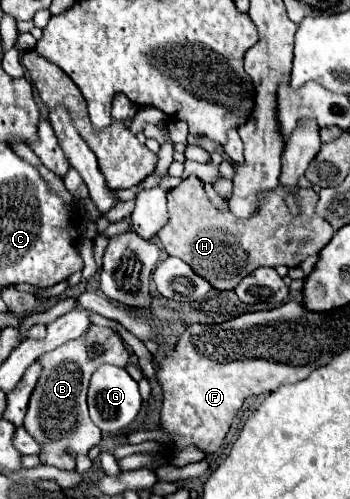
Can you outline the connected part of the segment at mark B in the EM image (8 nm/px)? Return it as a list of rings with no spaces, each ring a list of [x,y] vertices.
[[[92,325],[78,339],[62,343],[54,351],[48,351],[36,359],[42,367],[42,373],[28,403],[24,429],[42,445],[42,451],[38,455],[42,465],[52,465],[58,469],[76,469],[76,457],[88,455],[90,447],[100,443],[102,433],[88,417],[86,407],[88,381],[100,365],[110,363],[116,367],[126,367],[128,357],[130,353],[112,329]]]

